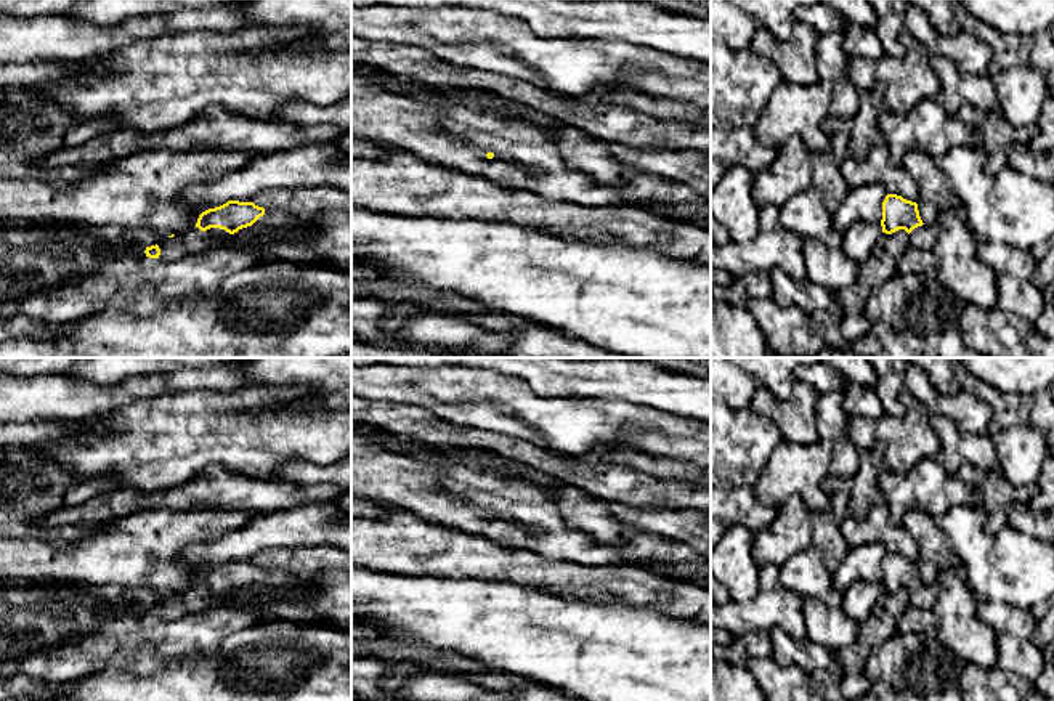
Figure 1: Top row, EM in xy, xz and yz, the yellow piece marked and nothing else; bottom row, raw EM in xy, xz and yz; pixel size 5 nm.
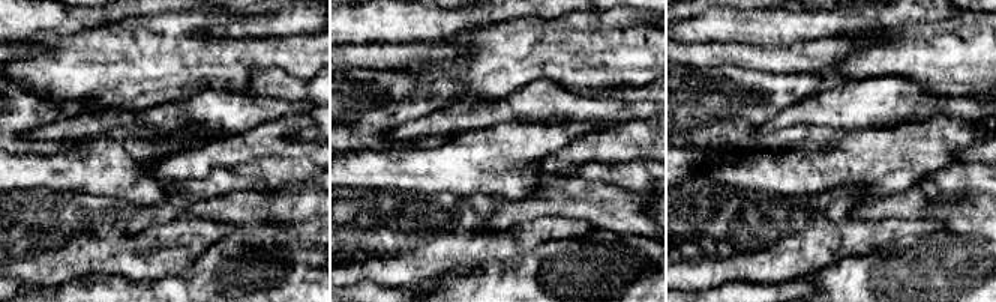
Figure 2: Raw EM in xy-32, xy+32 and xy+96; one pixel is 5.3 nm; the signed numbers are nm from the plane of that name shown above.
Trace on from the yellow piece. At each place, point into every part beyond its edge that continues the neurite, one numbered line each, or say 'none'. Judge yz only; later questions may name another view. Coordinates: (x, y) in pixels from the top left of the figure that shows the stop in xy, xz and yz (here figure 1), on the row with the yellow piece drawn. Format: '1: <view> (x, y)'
1: yz (921, 238)

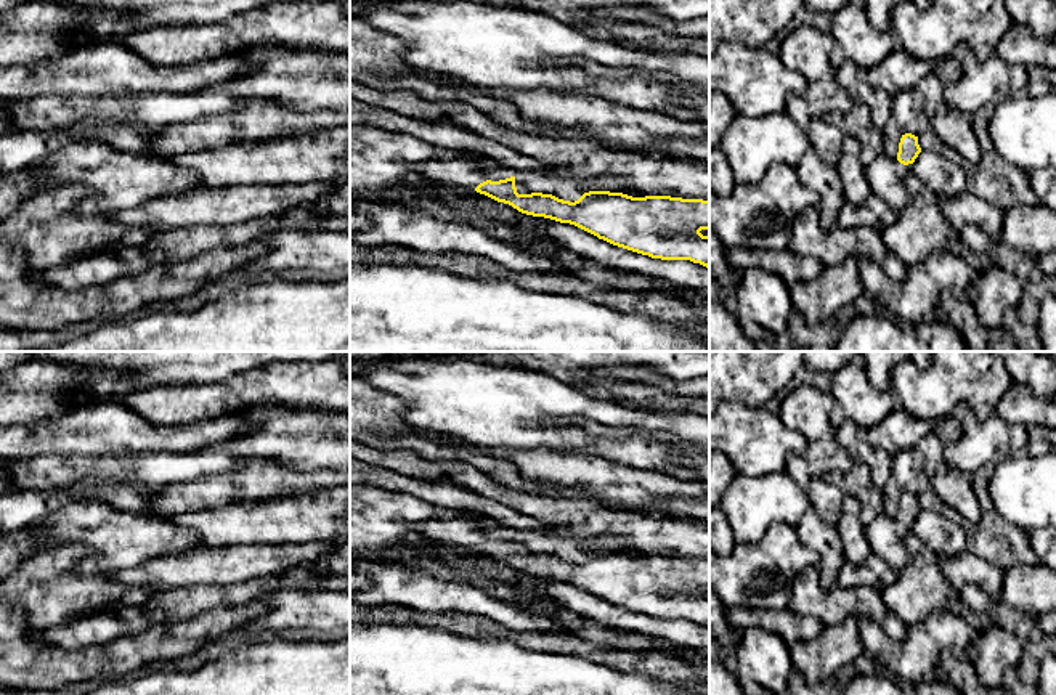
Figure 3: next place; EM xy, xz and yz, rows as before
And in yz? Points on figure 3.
none

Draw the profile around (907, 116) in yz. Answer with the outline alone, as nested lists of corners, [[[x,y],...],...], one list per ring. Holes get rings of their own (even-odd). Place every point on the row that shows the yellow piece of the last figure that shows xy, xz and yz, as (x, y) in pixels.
[[[916,88],[900,91],[892,100],[892,114],[883,132],[883,152],[897,159],[899,143],[905,133],[915,136],[929,132],[931,124],[923,109],[923,96]]]

